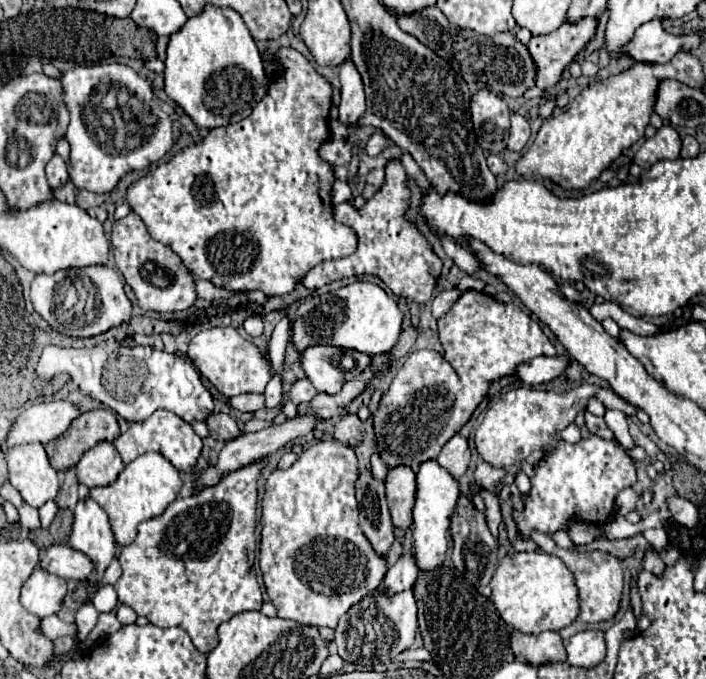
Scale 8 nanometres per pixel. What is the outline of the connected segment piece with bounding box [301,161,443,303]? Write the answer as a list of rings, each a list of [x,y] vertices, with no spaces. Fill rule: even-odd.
[[[391,161],[387,163],[385,169],[385,187],[381,187],[373,199],[369,199],[361,209],[353,209],[350,201],[339,203],[333,207],[333,217],[337,223],[343,223],[347,227],[351,227],[357,235],[357,249],[355,253],[341,257],[341,259],[331,259],[331,261],[323,261],[315,265],[305,279],[301,281],[307,289],[321,289],[333,281],[345,279],[345,277],[357,277],[357,275],[375,275],[379,277],[395,295],[403,295],[405,299],[417,301],[417,303],[425,303],[433,297],[433,289],[437,283],[437,277],[441,275],[441,259],[431,251],[431,245],[419,235],[419,231],[403,217],[407,205],[409,205],[409,189],[405,185],[405,169],[401,165],[401,161]]]

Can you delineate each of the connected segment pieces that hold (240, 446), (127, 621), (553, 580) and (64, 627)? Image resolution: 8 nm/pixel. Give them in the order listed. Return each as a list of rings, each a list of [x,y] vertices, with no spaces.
[[[305,413],[305,415],[299,415],[299,417],[287,419],[283,425],[271,425],[271,427],[267,427],[267,429],[263,429],[263,431],[245,433],[245,435],[237,437],[235,441],[227,441],[225,447],[221,449],[221,453],[219,453],[219,459],[217,459],[215,463],[211,463],[207,469],[201,471],[201,475],[199,475],[199,485],[201,485],[201,487],[213,487],[213,485],[217,485],[225,475],[229,475],[229,473],[233,473],[233,471],[237,471],[237,469],[249,465],[251,461],[257,461],[257,459],[261,459],[261,457],[265,457],[265,455],[275,453],[277,449],[281,449],[283,445],[287,445],[289,441],[293,441],[293,439],[297,439],[297,437],[303,437],[303,435],[311,433],[311,431],[317,427],[317,423],[321,423],[321,419],[319,419],[317,415]]]
[[[119,605],[119,609],[117,609],[117,619],[119,619],[121,625],[131,625],[131,623],[135,623],[137,613],[135,613],[131,607],[127,607],[127,605]]]
[[[527,551],[507,553],[493,579],[493,603],[505,623],[523,633],[561,631],[579,615],[579,591],[569,567],[555,555]]]
[[[55,615],[55,617],[45,617],[45,619],[41,619],[41,631],[43,631],[47,637],[51,637],[51,639],[57,639],[57,637],[61,637],[61,635],[69,635],[69,637],[73,637],[73,639],[77,641],[77,627],[75,627],[75,623],[73,623],[73,625],[63,623],[57,615]]]

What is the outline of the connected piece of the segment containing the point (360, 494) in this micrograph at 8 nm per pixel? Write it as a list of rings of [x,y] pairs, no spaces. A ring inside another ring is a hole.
[[[367,469],[359,473],[359,479],[355,483],[355,493],[359,501],[361,529],[365,537],[371,541],[373,549],[385,557],[393,543],[393,529],[395,529],[387,509],[385,483],[377,481],[371,469]]]

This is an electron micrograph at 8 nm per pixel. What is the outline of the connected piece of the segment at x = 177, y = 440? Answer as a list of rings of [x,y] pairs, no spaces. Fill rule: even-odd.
[[[155,411],[147,421],[131,423],[129,429],[115,439],[115,447],[117,447],[123,463],[133,461],[135,457],[139,457],[147,451],[159,449],[161,455],[167,457],[179,471],[191,471],[201,453],[201,437],[193,431],[193,427],[189,423],[185,423],[181,417],[175,417],[175,413]]]

